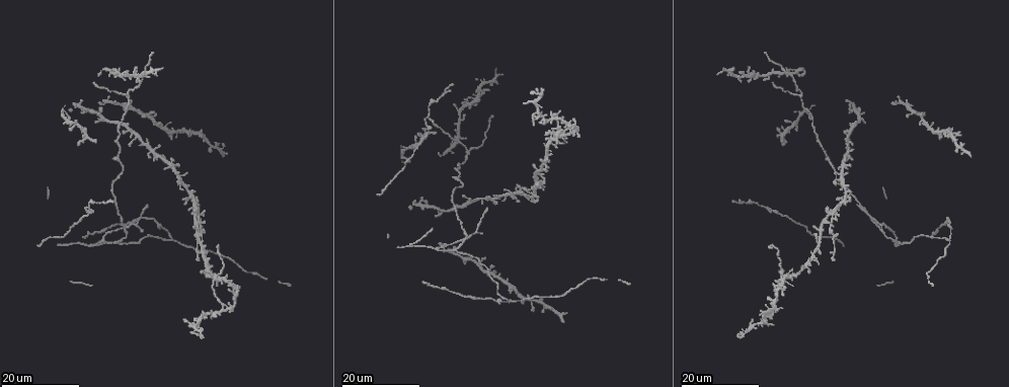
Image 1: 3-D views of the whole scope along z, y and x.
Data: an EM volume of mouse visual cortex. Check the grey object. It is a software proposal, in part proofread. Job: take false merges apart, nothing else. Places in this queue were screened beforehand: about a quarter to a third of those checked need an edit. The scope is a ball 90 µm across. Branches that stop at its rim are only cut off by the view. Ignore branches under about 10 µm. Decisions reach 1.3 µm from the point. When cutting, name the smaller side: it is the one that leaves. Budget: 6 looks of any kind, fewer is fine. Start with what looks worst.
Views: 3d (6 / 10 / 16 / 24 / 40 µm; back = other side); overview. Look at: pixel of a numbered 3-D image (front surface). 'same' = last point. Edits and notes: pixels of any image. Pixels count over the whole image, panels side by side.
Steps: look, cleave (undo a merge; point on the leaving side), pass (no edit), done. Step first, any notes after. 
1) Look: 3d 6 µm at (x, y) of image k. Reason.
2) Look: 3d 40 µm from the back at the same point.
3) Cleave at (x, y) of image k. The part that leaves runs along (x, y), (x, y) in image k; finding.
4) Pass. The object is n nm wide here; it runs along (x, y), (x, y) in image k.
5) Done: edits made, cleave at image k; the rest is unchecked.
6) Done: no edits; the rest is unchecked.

Look: 3d 24 µm at (97, 245) of image 1. A fork.

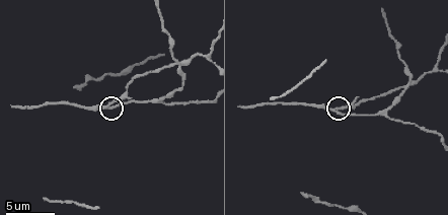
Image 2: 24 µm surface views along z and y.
Look: 3d 10 µm at (111, 103) of image 2. Closer look.

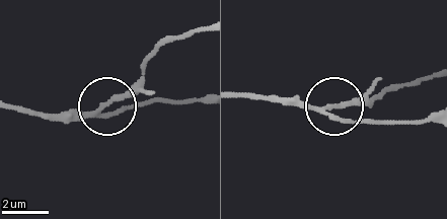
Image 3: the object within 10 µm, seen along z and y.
Pass. The side arm is 23 µm long; it runs along (203, 98), (150, 98), (109, 112), (109, 104), (154, 54) in image 3; continuous, no second neuron.

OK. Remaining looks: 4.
Look: 3d 16 µm at (170, 238) of image 1. Branch point.

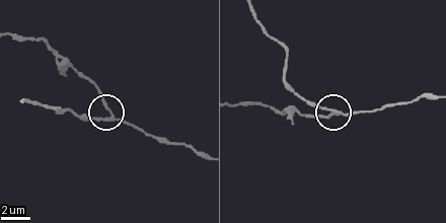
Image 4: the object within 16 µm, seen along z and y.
Look: 3d 10 µm at (110, 114) of image 4. Closer look.

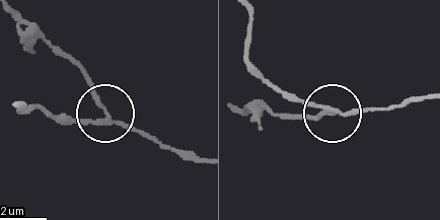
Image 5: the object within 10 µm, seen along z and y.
Cleave at (90, 89) of image 5. The object is 170 nm wide here; the part that leaves runs along (111, 116), (89, 76), (19, 18) in image 5; two neurons meet here.

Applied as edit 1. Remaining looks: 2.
Done: edits made, cleave at image 5; the rest is unchecked.

